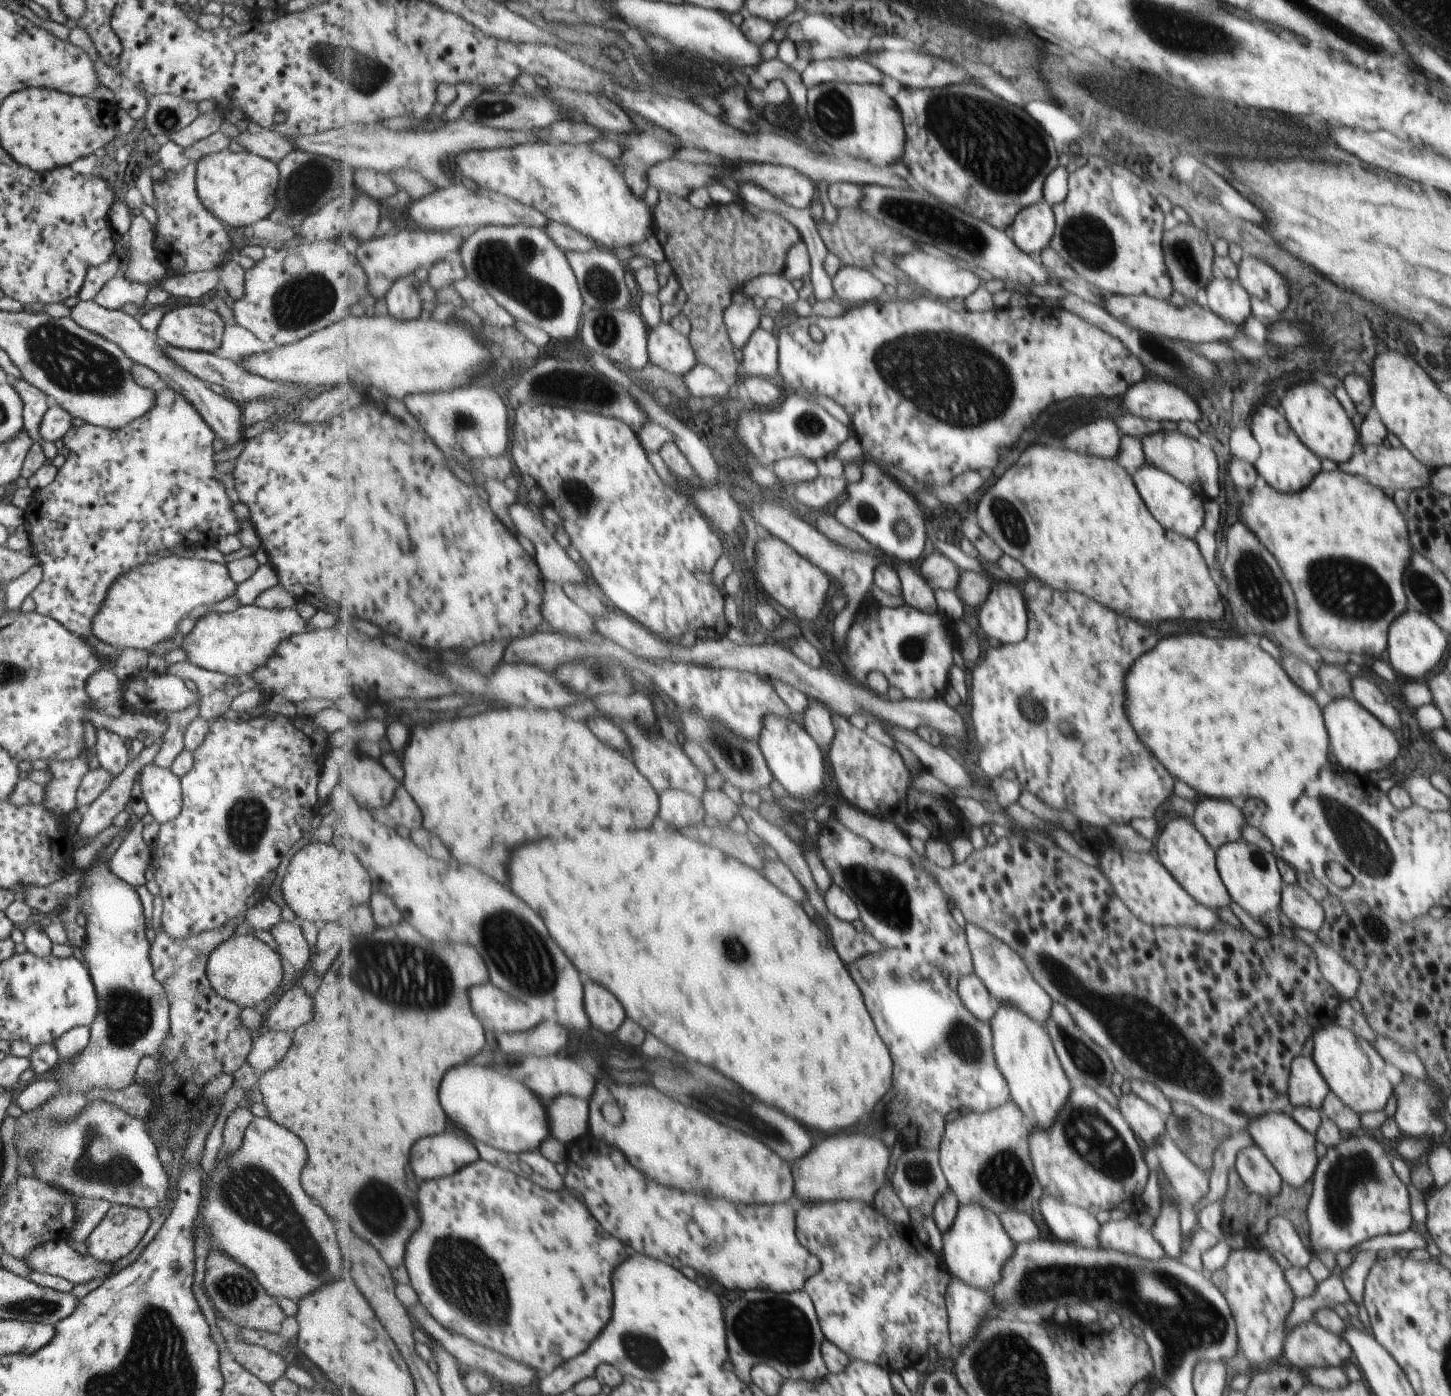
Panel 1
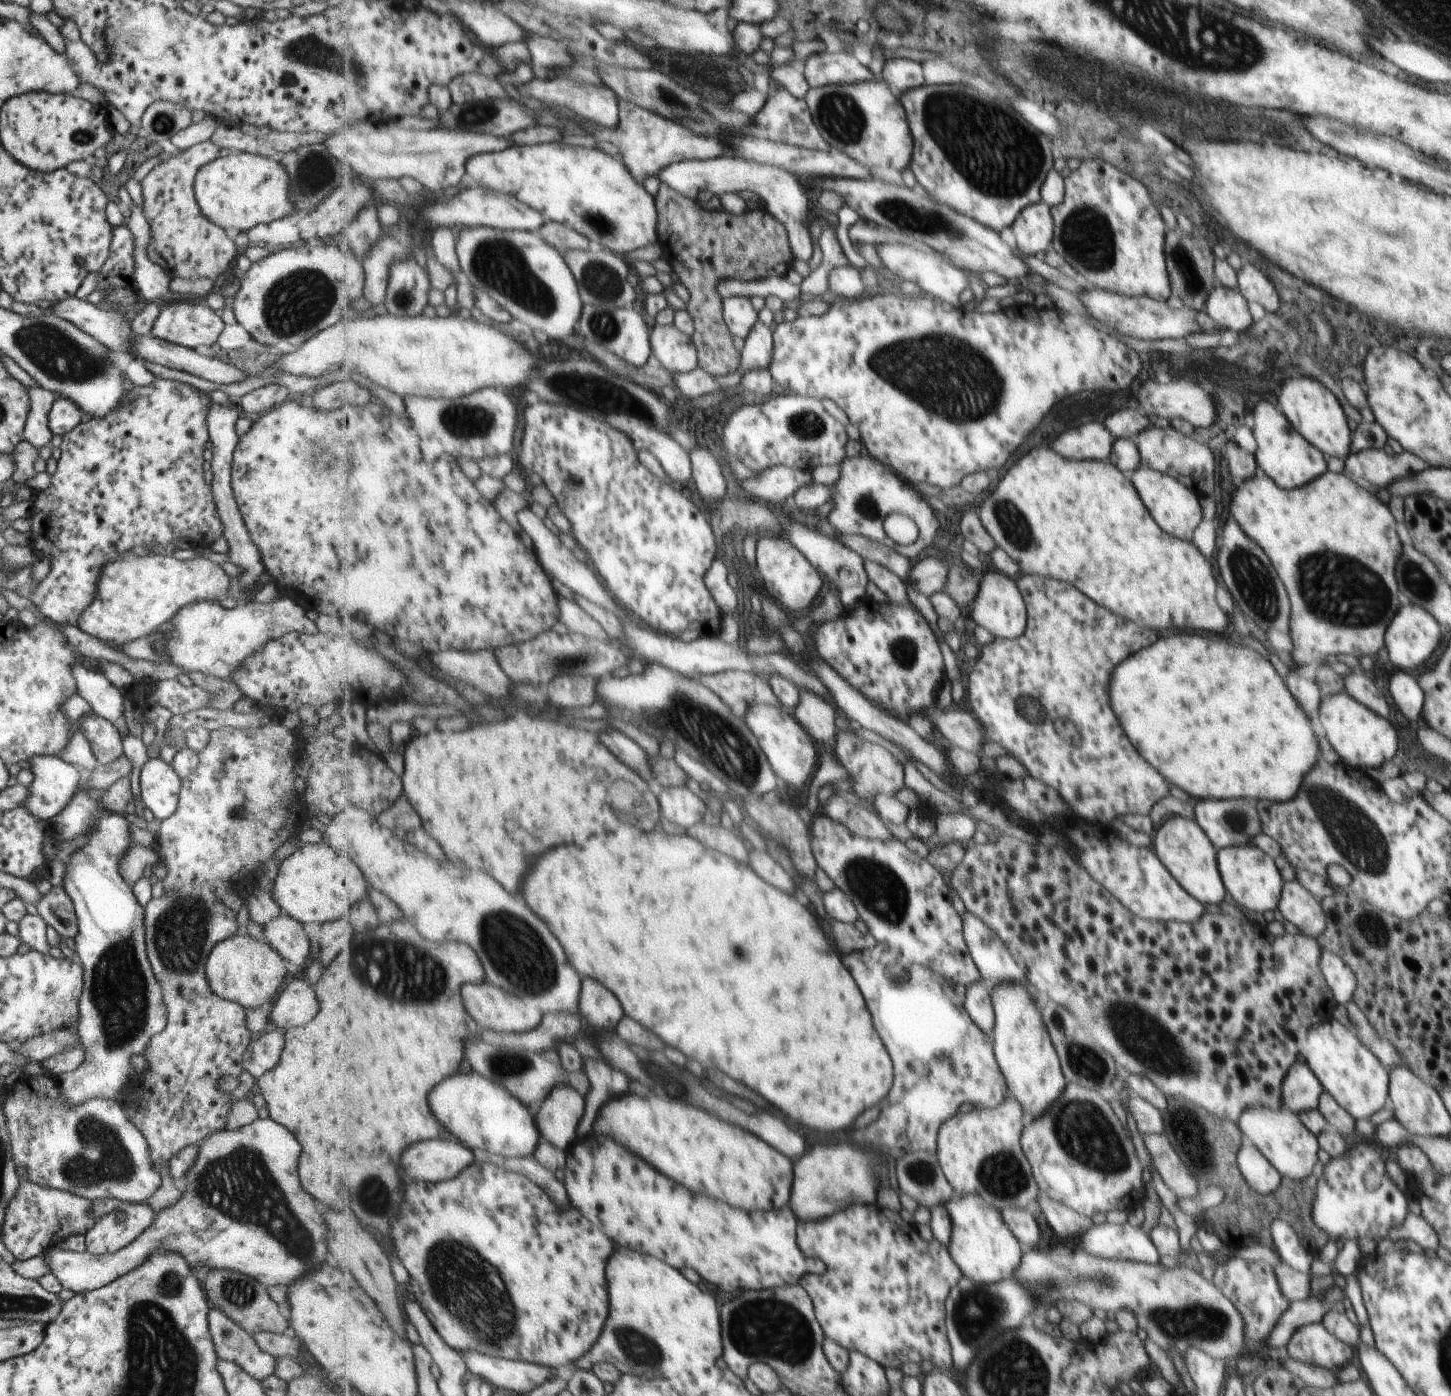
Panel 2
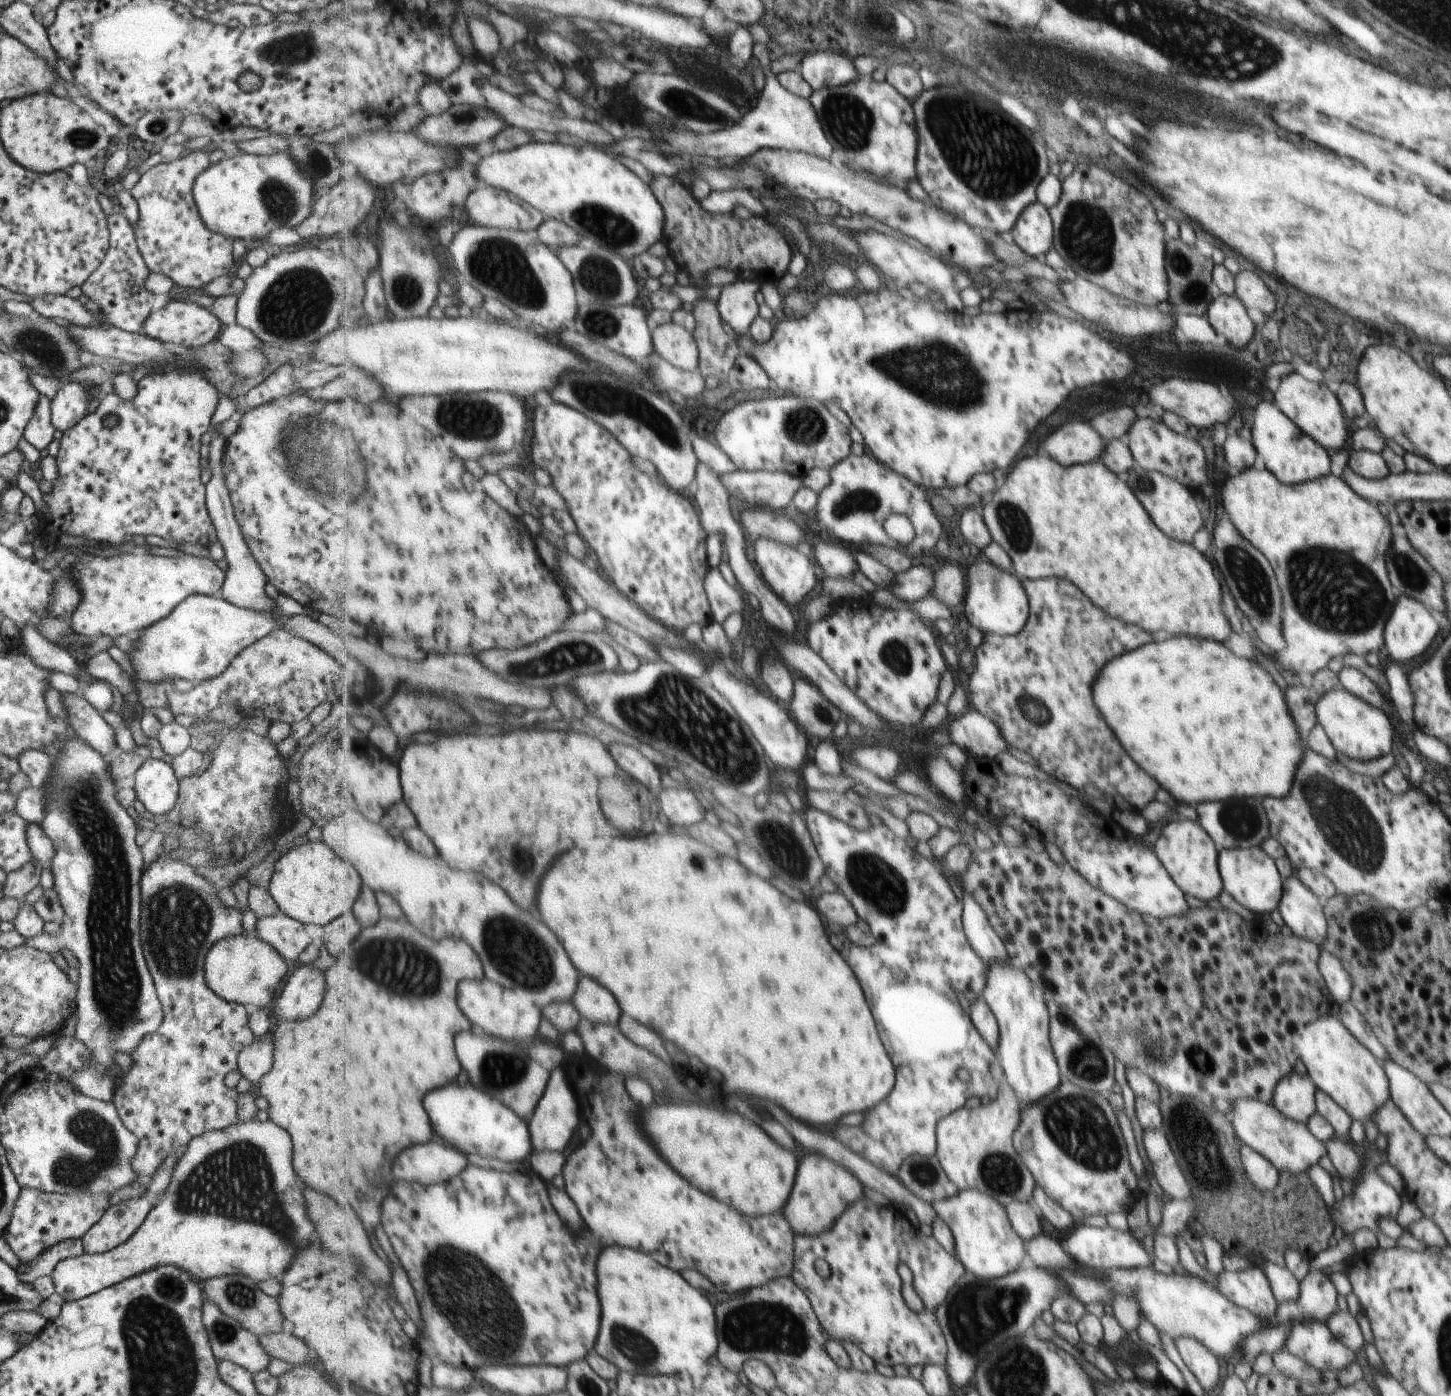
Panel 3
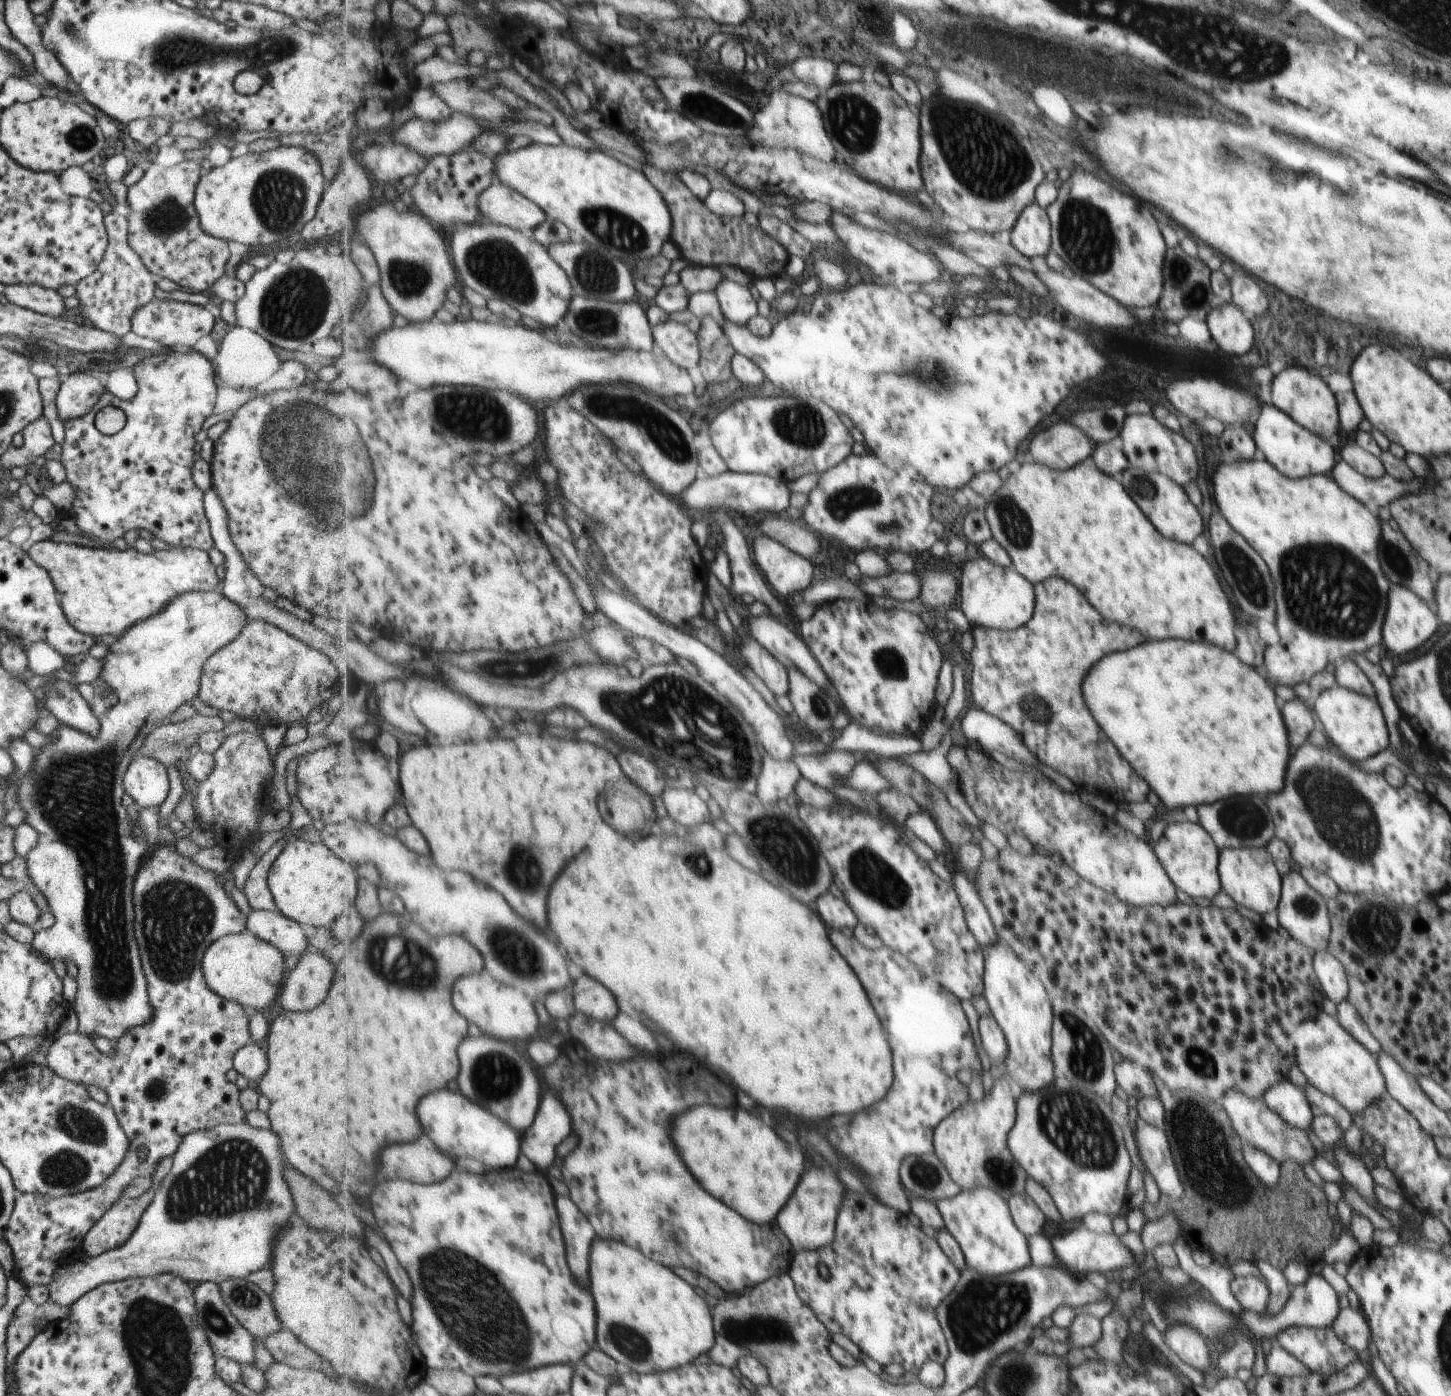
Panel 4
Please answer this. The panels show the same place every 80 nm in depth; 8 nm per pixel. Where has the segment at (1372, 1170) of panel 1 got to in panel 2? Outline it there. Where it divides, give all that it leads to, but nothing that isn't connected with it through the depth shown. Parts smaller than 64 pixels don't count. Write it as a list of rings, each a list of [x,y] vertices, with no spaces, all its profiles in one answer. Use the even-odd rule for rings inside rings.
[[[1361,1142],[1356,1148],[1348,1149],[1344,1157],[1331,1159],[1326,1165],[1317,1168],[1317,1188],[1313,1201],[1313,1222],[1317,1224],[1330,1239],[1357,1240],[1370,1238],[1378,1240],[1387,1237],[1387,1231],[1403,1222],[1407,1214],[1407,1200],[1397,1190],[1397,1186],[1387,1178],[1383,1162],[1373,1146]]]

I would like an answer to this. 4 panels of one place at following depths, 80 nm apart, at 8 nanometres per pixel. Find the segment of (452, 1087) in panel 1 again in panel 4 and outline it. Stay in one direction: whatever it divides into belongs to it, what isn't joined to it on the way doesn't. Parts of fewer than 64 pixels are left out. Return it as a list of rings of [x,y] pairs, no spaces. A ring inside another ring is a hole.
[[[441,1090],[425,1096],[419,1108],[421,1126],[435,1145],[453,1158],[476,1158],[492,1168],[513,1168],[519,1166],[519,1151],[522,1151],[523,1137],[516,1129],[486,1108],[471,1102],[461,1092]]]

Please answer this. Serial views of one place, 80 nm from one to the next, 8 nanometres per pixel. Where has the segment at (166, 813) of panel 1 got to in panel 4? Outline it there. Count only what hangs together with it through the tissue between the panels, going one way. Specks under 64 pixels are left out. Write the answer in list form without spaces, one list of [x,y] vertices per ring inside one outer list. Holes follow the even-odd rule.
[[[137,755],[122,772],[121,784],[125,794],[131,796],[136,808],[157,807],[165,800],[168,778],[165,762]]]

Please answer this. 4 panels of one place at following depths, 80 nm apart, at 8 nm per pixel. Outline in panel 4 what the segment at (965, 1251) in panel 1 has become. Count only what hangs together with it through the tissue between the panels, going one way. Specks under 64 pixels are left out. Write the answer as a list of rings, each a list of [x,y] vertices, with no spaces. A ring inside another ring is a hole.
[[[987,1187],[961,1191],[956,1197],[937,1203],[946,1228],[957,1239],[969,1267],[982,1275],[1003,1276],[1032,1264],[1028,1242],[1012,1220],[1011,1210],[1004,1196]]]

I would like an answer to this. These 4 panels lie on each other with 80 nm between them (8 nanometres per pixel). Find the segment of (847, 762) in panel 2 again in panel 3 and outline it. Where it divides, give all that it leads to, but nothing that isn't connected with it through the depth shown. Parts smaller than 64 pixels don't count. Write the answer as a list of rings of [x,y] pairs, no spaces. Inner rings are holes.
[[[865,746],[855,752],[859,766],[871,771],[882,780],[889,782],[899,772],[899,752],[895,748],[883,746]]]

